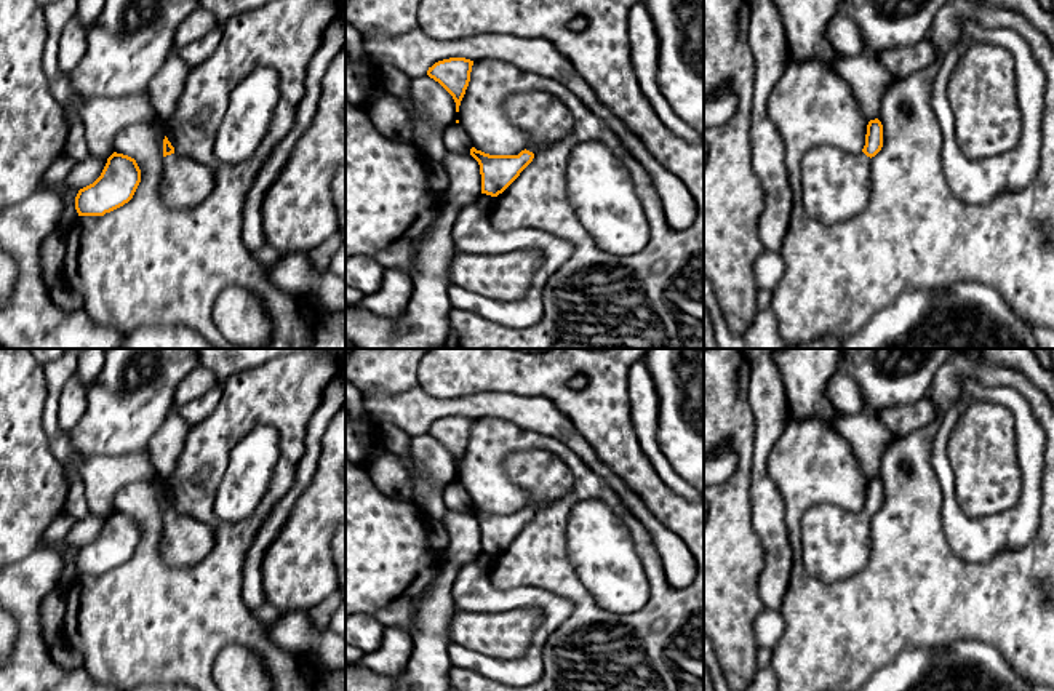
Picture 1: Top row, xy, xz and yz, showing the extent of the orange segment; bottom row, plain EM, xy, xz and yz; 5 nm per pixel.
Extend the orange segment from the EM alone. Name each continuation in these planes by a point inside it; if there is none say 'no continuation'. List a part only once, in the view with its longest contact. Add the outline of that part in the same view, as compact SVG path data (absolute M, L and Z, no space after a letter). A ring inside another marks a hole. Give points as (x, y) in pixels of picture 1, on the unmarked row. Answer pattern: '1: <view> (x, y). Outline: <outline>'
1: xy (184, 541). Outline: M179 512L163 515L160 542L162 558L171 566L190 566L205 558L214 547L210 525Z

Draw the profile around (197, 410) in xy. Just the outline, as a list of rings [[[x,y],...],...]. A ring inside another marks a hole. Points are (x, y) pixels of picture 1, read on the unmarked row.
[[[216,385],[214,389],[205,392],[202,397],[182,405],[178,409],[178,414],[190,425],[198,424],[216,409],[221,395],[222,389],[221,385]]]

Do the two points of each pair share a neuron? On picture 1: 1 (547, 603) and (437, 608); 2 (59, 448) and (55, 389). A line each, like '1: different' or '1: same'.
1: different
2: same

